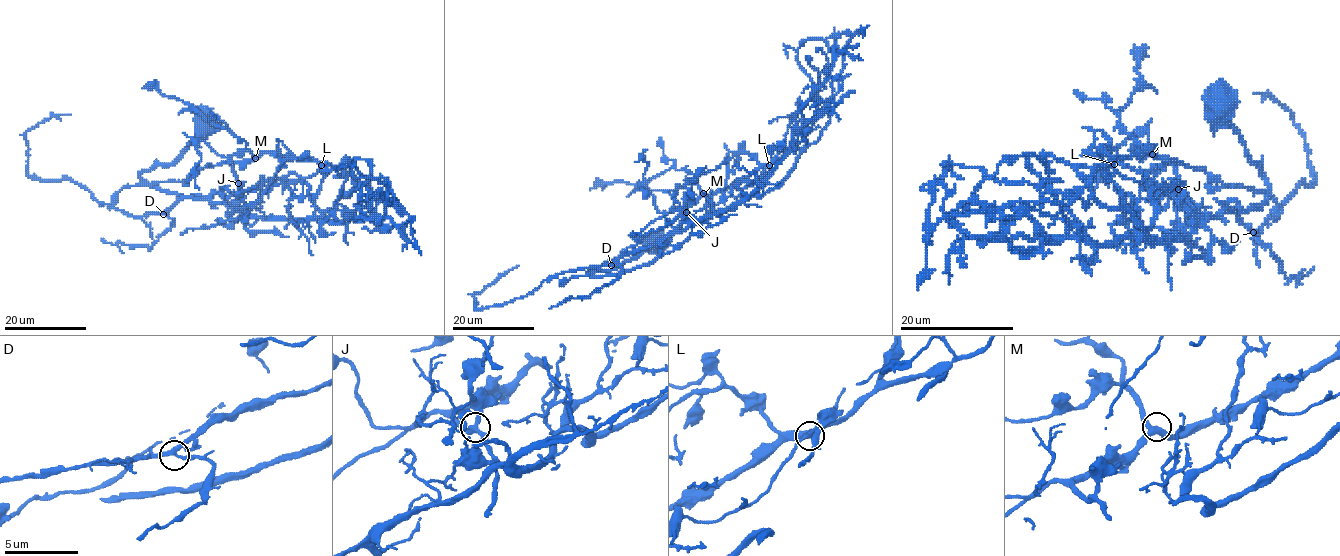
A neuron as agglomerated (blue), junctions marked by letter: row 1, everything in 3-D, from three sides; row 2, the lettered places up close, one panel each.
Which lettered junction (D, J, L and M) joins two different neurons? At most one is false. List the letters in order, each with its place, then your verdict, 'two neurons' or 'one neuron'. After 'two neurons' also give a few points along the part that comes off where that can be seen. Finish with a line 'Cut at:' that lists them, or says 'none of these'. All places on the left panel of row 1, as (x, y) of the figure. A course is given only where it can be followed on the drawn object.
D: place (163, 214); one neuron
J: place (238, 183); one neuron
L: place (321, 165); one neuron
M: place (255, 158); one neuron
Cut at: none of these

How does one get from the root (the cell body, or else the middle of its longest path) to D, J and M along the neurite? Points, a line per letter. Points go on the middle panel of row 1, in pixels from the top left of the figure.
D: (651, 242), (621, 265), (588, 273), (612, 275), (648, 265), (660, 249), (653, 245), (629, 251), (611, 265)
J: (651, 242), (621, 265), (588, 273), (648, 265), (662, 240), (695, 220), (680, 214), (691, 221), (686, 212)
M: (651, 242), (621, 265), (588, 273), (612, 275), (651, 263), (662, 240), (695, 220), (680, 208), (703, 193)

